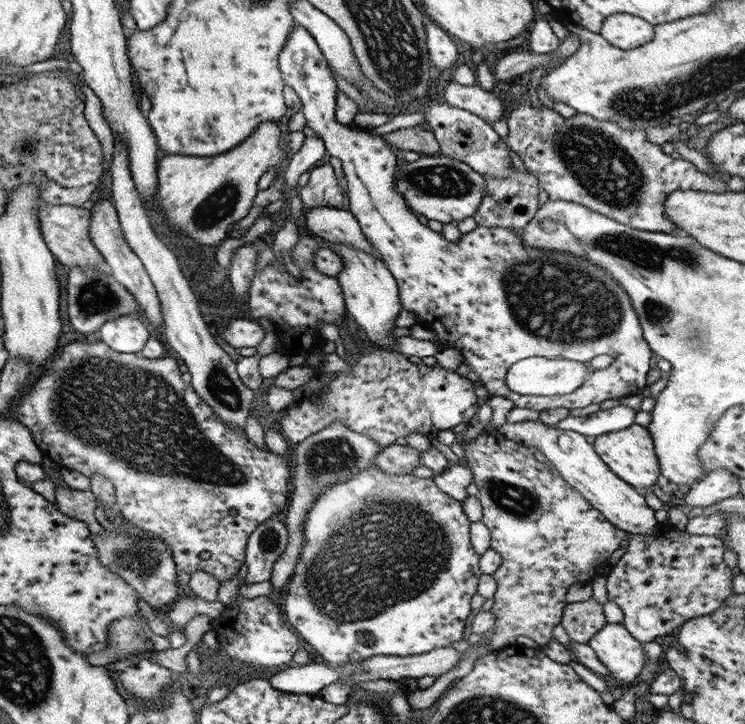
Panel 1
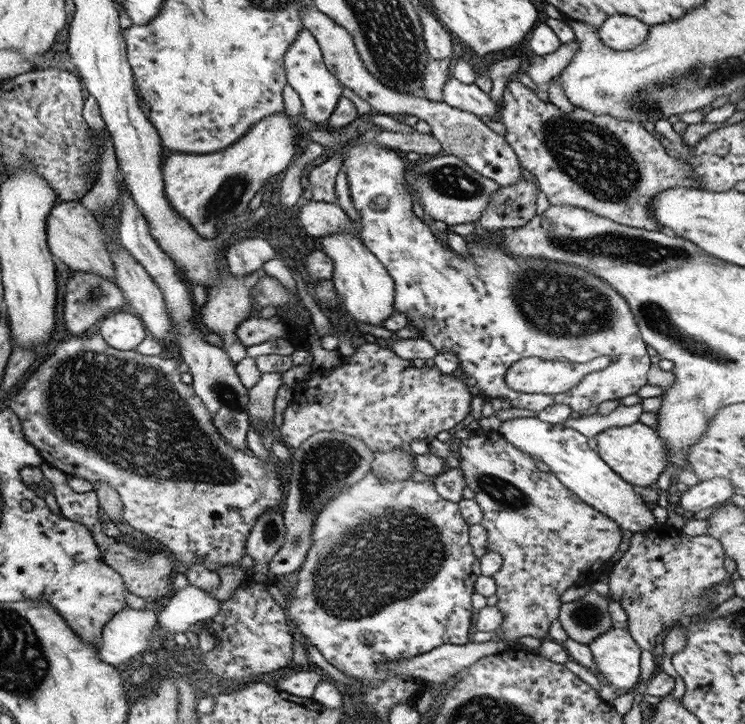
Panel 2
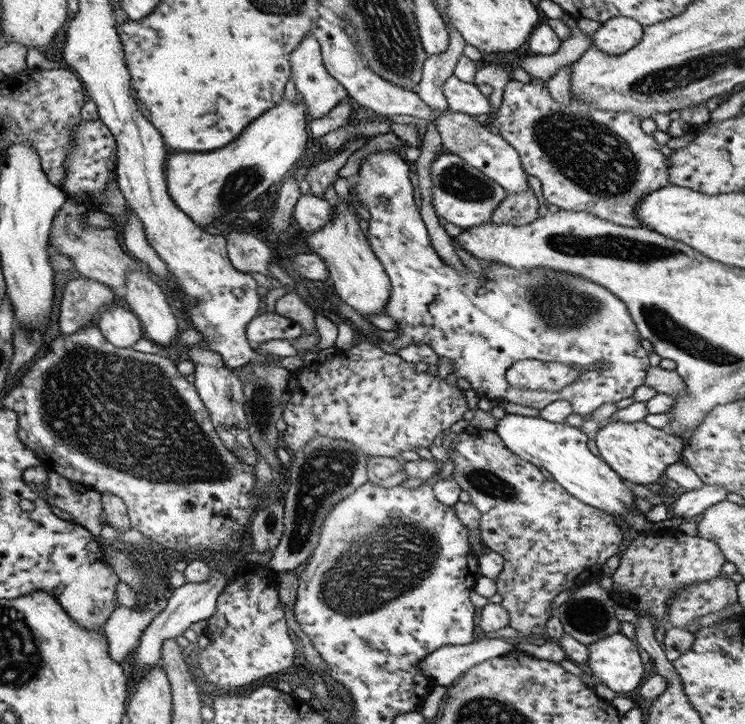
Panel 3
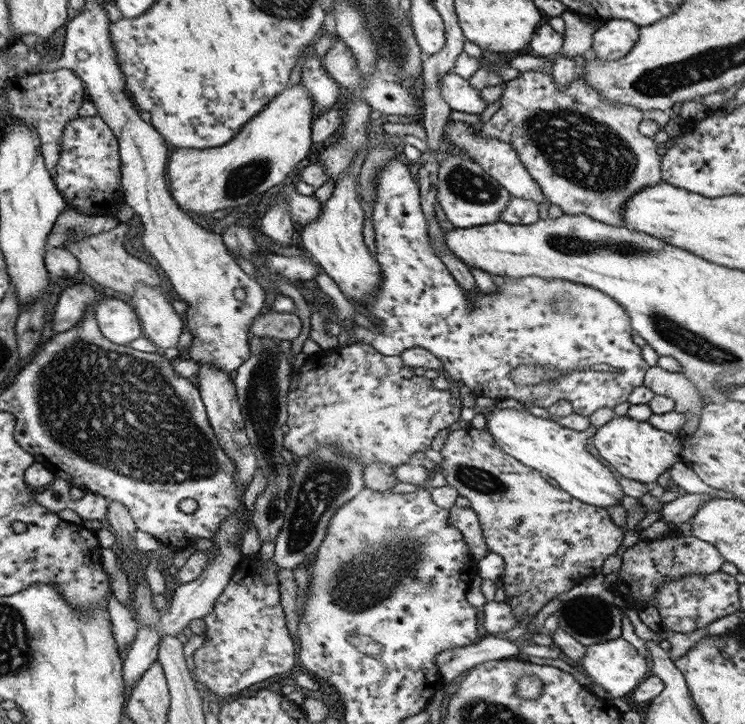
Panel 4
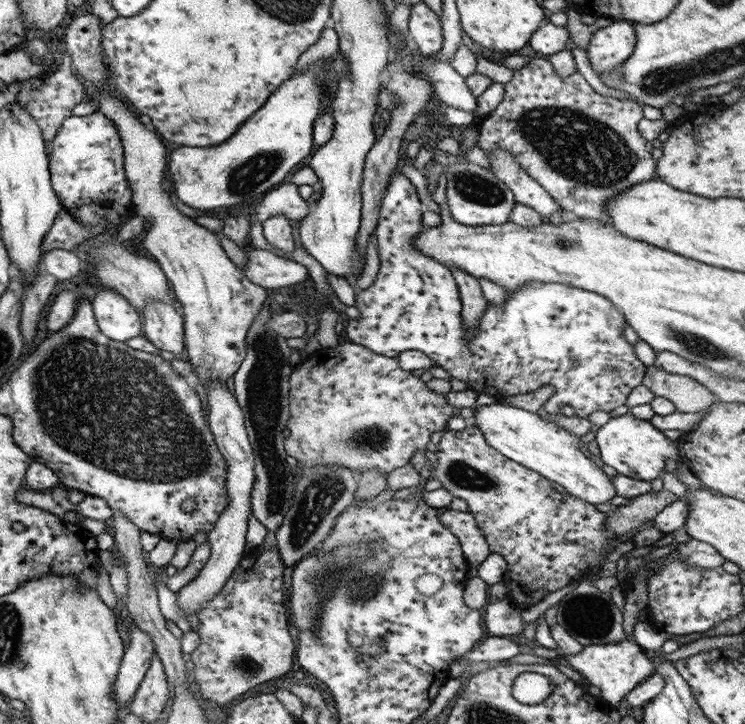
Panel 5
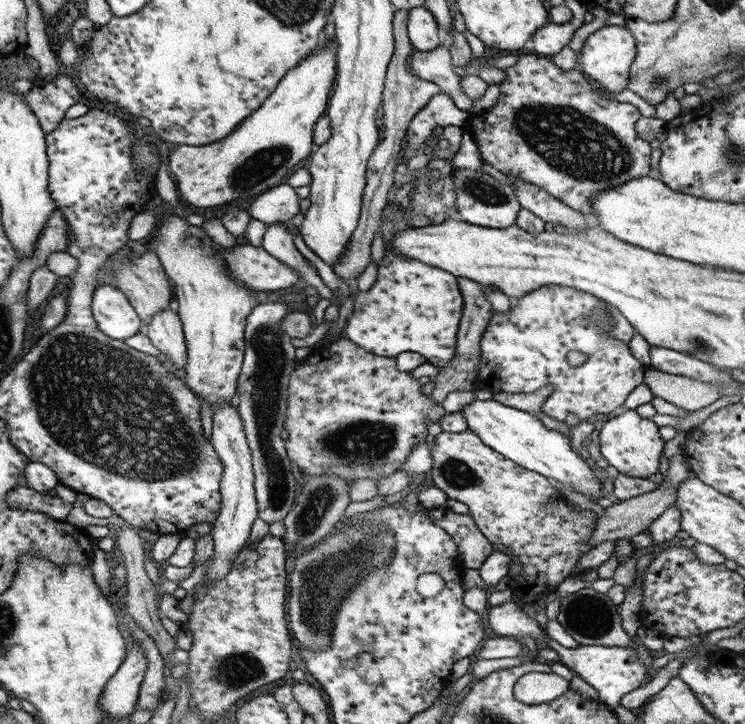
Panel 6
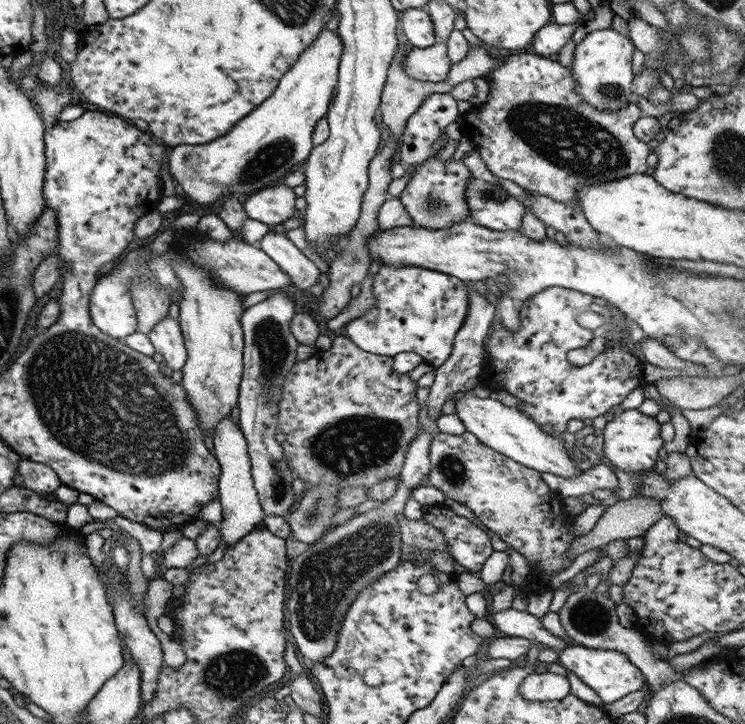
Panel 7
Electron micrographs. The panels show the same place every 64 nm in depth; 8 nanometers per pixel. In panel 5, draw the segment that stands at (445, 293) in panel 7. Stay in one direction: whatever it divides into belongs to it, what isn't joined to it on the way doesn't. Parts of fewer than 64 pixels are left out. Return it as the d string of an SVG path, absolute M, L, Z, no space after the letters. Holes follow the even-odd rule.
M396 168L381 199L378 221L373 232L379 249L378 271L370 286L355 293L354 307L359 311L359 318L346 319L343 328L349 341L389 358L407 350L422 352L445 376L463 381L468 390L473 390L477 395L489 394L504 398L532 393L545 386L543 382L557 382L553 384L555 392L542 405L543 410L549 414L557 414L563 405L567 405L575 410L574 416L586 418L593 412L610 412L624 405L631 390L642 384L647 367L635 357L632 344L621 336L625 319L606 298L567 284L528 282L516 290L505 290L506 299L501 304L486 302L486 307L478 318L478 328L474 332L468 332L462 326L462 306L454 278L444 271L441 263L430 256L424 256L412 246L412 238L423 228L419 208L421 204L415 187ZM591 358L599 362L597 366L609 366L609 374L613 374L609 378L615 378L609 380L609 392L597 392L599 382L593 382L593 388L565 388L565 382L569 382L567 372Z

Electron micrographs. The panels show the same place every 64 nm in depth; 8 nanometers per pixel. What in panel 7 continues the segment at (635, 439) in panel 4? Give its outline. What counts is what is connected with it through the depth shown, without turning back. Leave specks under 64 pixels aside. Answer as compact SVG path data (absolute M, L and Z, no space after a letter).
M636 409L620 410L615 413L602 430L603 456L613 466L629 474L643 474L653 470L655 461L659 456L657 450L661 449L664 444L659 435L660 425L655 420L655 417L642 415Z

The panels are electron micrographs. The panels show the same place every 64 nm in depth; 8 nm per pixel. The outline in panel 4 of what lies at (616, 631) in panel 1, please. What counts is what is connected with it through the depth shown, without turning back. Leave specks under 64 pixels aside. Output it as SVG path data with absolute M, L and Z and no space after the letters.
M618 636L613 640L607 640L600 644L587 646L577 664L588 674L594 684L601 686L611 698L627 696L645 677L649 668L648 658L643 658L639 652Z

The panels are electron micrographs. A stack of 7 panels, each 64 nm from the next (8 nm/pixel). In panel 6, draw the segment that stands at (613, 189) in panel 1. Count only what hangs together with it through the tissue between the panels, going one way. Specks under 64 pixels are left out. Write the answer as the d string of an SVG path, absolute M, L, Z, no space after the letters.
M535 54L515 57L512 65L502 69L505 75L498 82L499 95L494 106L478 115L470 115L462 130L475 141L480 159L485 163L501 174L534 184L566 207L591 219L590 198L595 193L645 176L651 170L651 147L634 131L639 111L630 103L601 98L577 68L561 70L551 59Z

